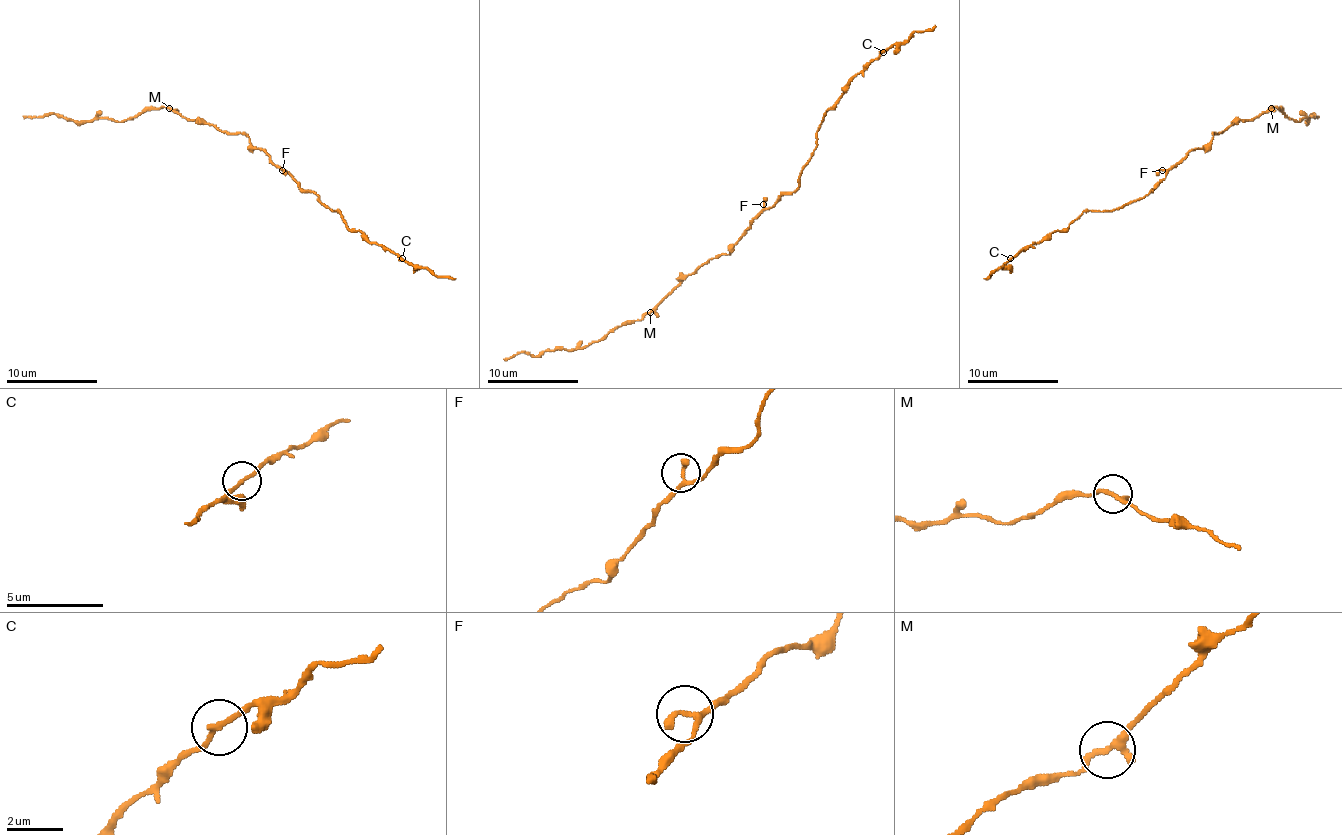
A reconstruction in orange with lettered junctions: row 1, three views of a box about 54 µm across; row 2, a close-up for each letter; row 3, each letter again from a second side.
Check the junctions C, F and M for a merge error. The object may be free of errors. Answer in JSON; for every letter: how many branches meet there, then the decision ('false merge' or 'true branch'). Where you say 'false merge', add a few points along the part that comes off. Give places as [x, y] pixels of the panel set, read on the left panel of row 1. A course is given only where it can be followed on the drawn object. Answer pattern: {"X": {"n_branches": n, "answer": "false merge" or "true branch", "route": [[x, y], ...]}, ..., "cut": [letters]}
{"C": {"n_branches": 2, "answer": "true branch"}, "F": {"n_branches": 2, "answer": "true branch"}, "M": {"n_branches": 2, "answer": "true branch"}, "cut": []}

